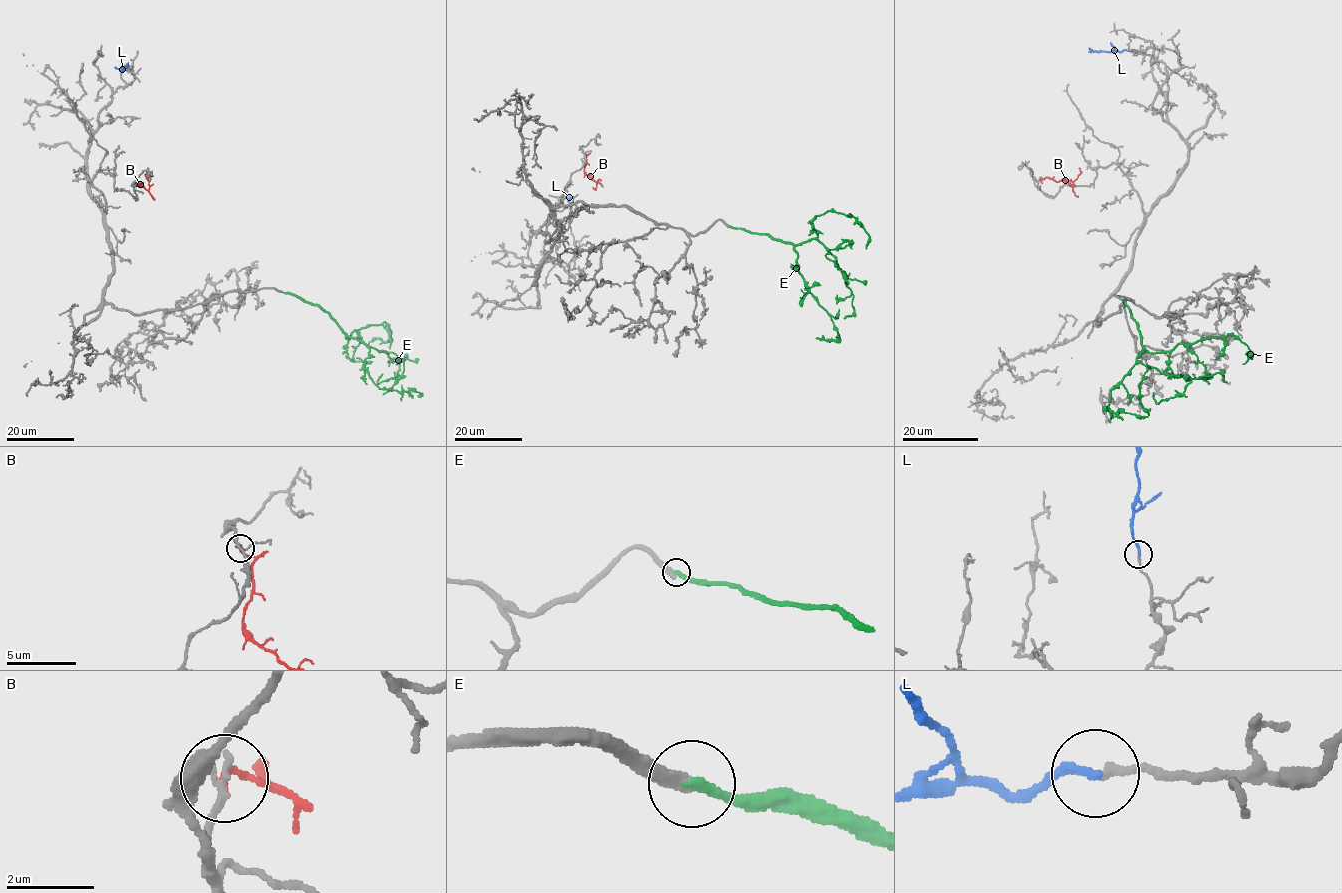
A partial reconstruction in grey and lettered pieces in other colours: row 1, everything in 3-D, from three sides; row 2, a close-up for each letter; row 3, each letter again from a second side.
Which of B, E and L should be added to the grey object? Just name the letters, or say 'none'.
L

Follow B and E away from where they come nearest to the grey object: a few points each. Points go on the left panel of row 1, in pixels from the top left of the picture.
B: (135, 183), (148, 190), (145, 174)
E: (280, 291), (318, 304), (348, 336), (397, 359), (398, 374), (394, 378), (378, 384), (382, 374)

